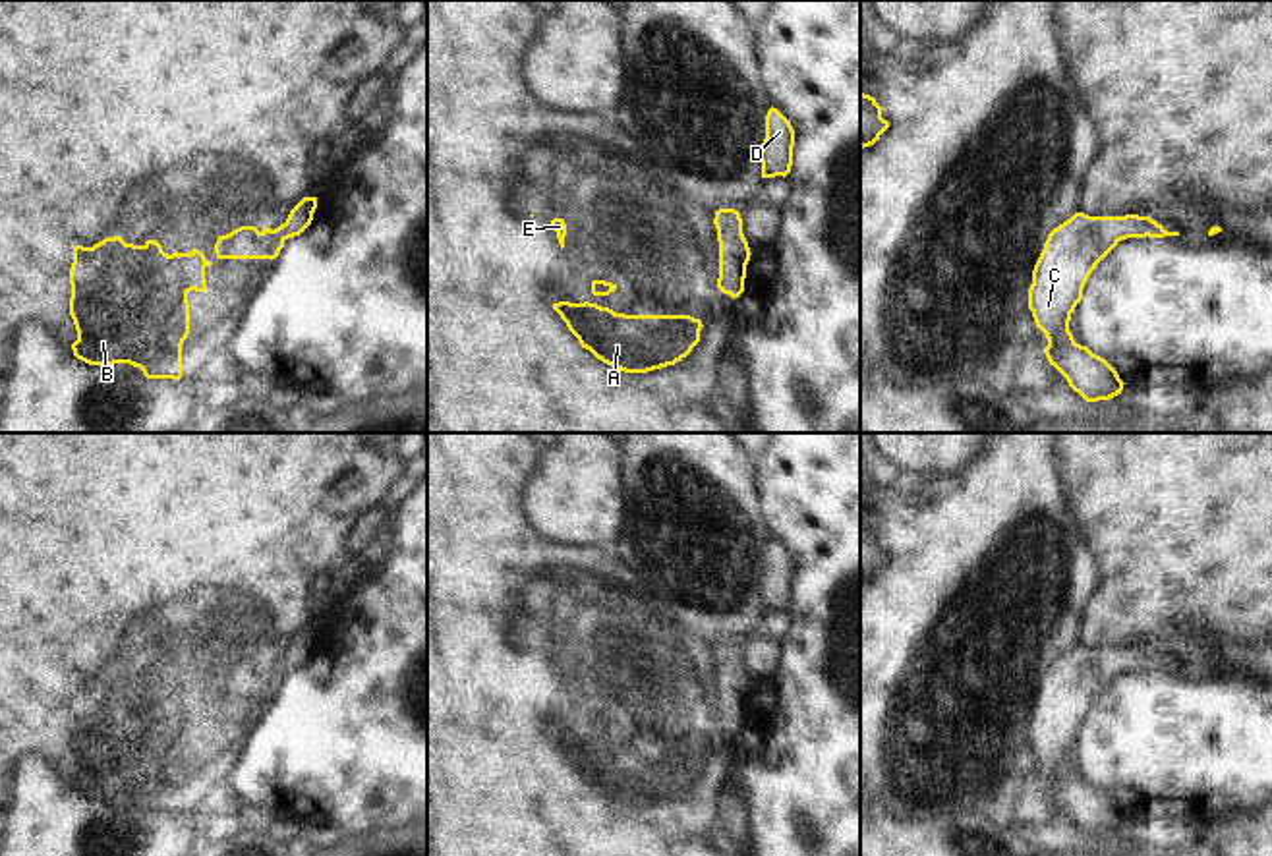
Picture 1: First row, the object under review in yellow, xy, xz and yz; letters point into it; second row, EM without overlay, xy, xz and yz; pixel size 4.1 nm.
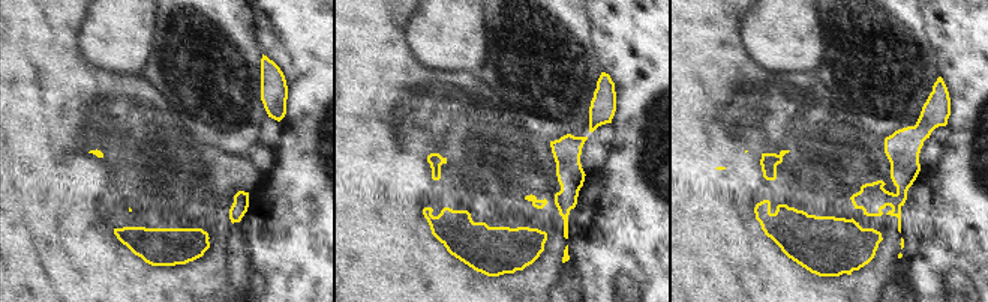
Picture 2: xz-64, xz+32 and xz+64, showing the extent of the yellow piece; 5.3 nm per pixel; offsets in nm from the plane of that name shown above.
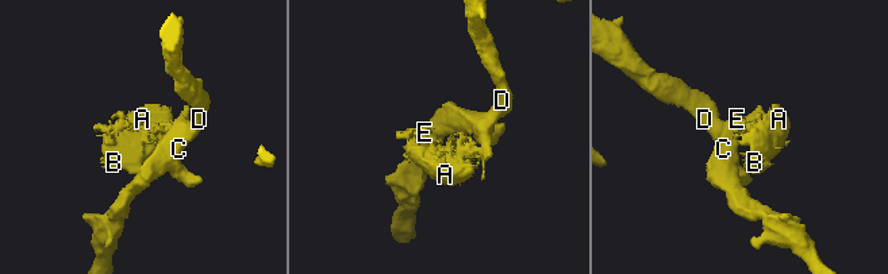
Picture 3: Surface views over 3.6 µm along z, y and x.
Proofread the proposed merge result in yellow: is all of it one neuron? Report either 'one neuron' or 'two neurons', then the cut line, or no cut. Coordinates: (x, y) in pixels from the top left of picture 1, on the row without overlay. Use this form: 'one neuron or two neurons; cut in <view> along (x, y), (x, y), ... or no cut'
two neurons; cut in yz along (1145, 650), (1149, 667)

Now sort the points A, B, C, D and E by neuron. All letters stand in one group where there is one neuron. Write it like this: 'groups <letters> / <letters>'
groups A B E / C D

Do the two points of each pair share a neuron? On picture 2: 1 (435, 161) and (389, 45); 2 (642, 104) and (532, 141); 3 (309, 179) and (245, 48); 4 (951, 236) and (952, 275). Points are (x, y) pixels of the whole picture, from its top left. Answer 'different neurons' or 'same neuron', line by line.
1: same neuron
2: different neurons
3: different neurons
4: different neurons

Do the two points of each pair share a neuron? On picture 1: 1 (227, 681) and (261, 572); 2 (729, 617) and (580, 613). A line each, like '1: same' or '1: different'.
1: same
2: different

